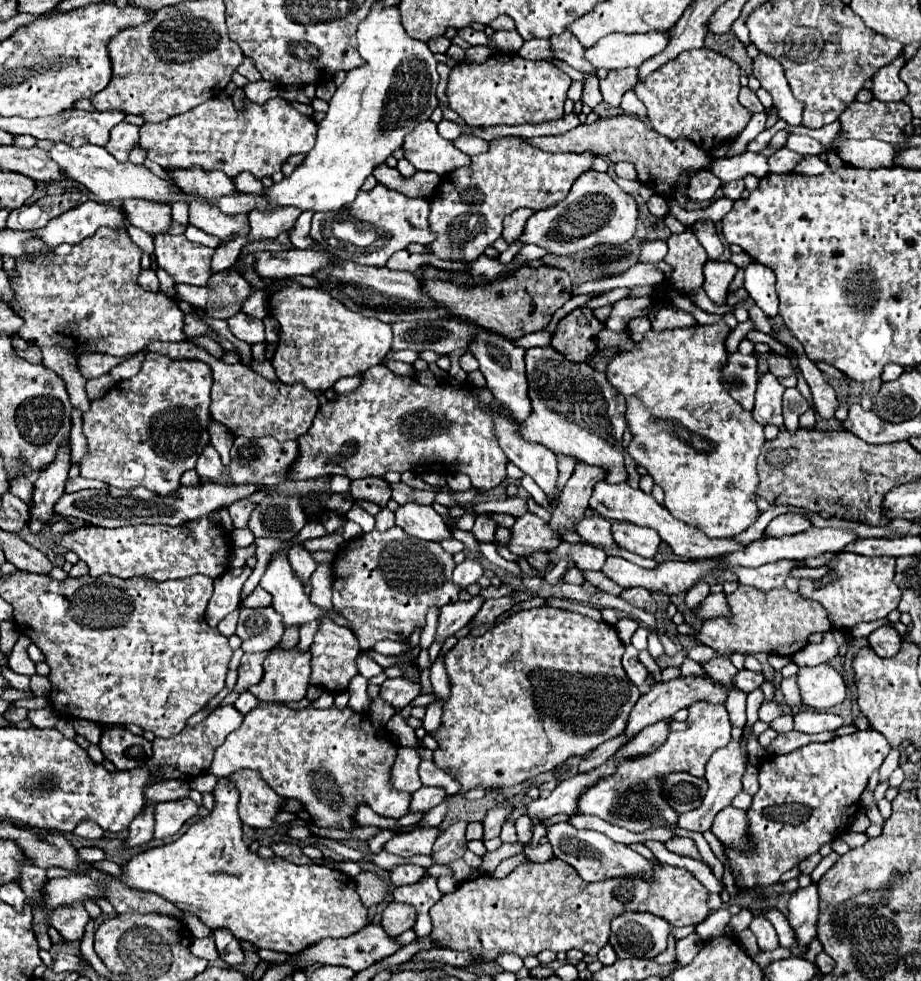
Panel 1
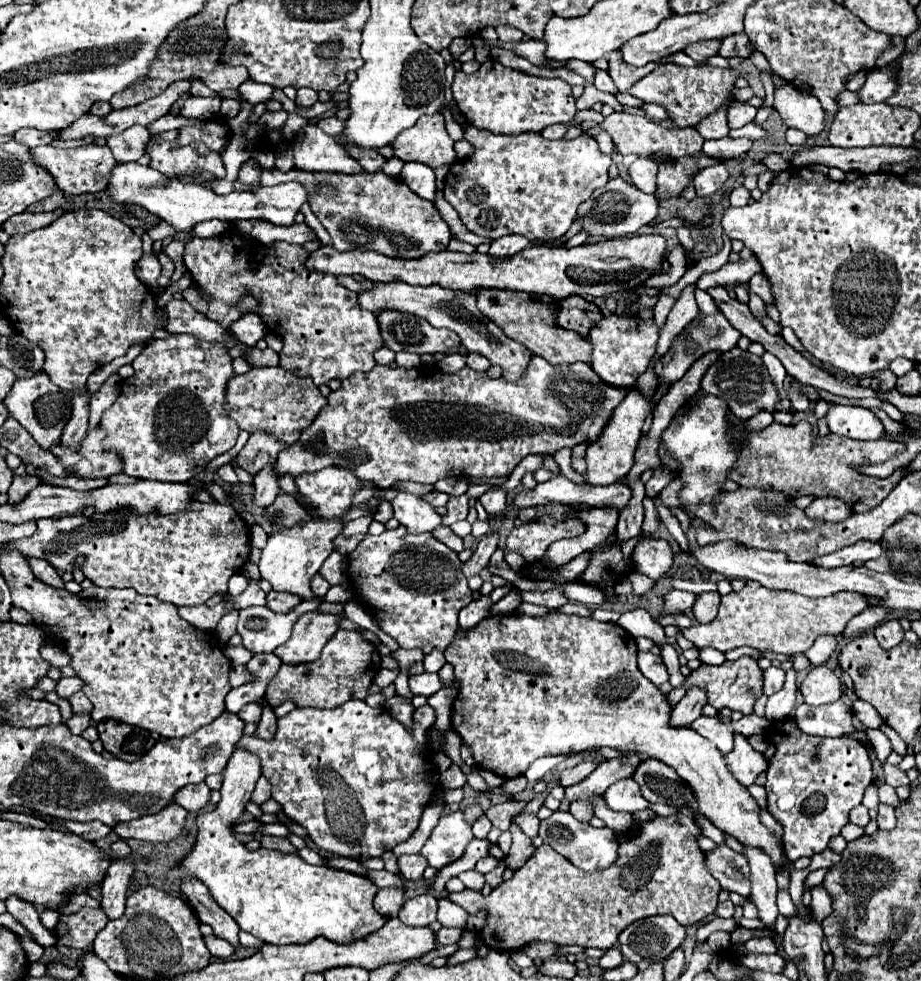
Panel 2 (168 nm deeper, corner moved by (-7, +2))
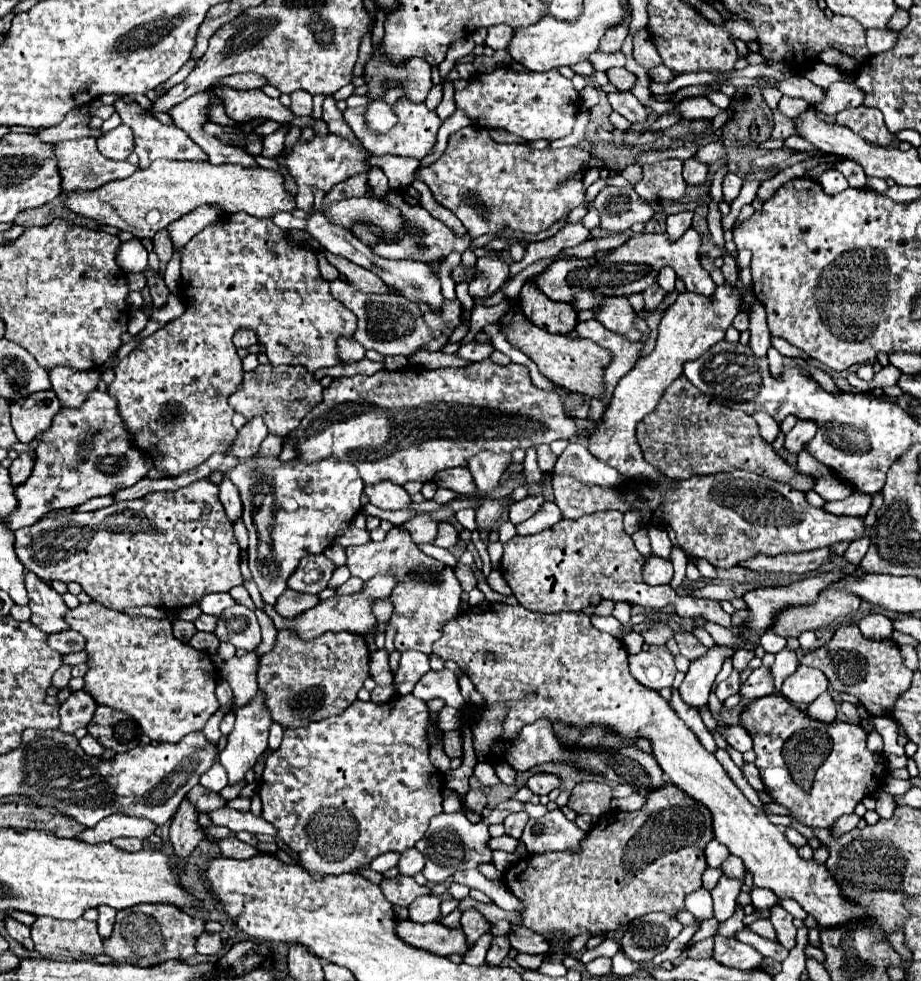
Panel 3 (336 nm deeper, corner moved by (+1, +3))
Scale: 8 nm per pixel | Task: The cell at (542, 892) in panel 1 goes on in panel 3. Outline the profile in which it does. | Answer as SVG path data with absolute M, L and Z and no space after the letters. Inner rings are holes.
M665 785L653 791L653 795L649 793L645 805L639 811L607 811L605 815L601 815L597 825L587 833L585 841L589 841L589 847L583 847L583 851L551 851L543 855L523 857L515 865L511 865L505 871L505 883L507 889L515 893L515 897L523 903L523 911L519 911L523 925L543 935L547 941L563 937L573 939L581 933L599 937L651 911L663 911L667 915L685 911L685 897L701 889L701 875L707 869L703 851L705 845L713 839L709 811L703 805L693 803L695 801L675 785Z

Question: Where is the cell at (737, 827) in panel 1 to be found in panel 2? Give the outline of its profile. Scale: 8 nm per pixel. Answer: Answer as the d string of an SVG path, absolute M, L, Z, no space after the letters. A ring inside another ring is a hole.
M745 848L745 856L751 866L751 900L759 908L759 920L765 926L773 926L775 918L779 916L775 896L777 896L777 882L775 882L775 868L769 862L769 856L759 848Z

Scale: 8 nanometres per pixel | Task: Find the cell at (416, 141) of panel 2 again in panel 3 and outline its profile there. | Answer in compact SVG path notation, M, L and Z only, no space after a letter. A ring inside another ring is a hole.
M397 101L397 105L393 107L399 121L397 125L387 131L387 133L375 133L375 131L367 131L365 127L365 119L363 119L363 113L365 113L365 107L355 107L355 109L345 109L343 111L343 117L347 121L347 125L353 129L353 133L357 135L357 139L365 145L365 149L371 153L371 155L399 155L399 157L413 157L413 159L423 159L427 157L435 143L437 143L437 131L441 127L441 119L437 117L435 111L429 111L423 103L421 105L415 105L415 103L409 103L409 101L403 101L401 103Z

